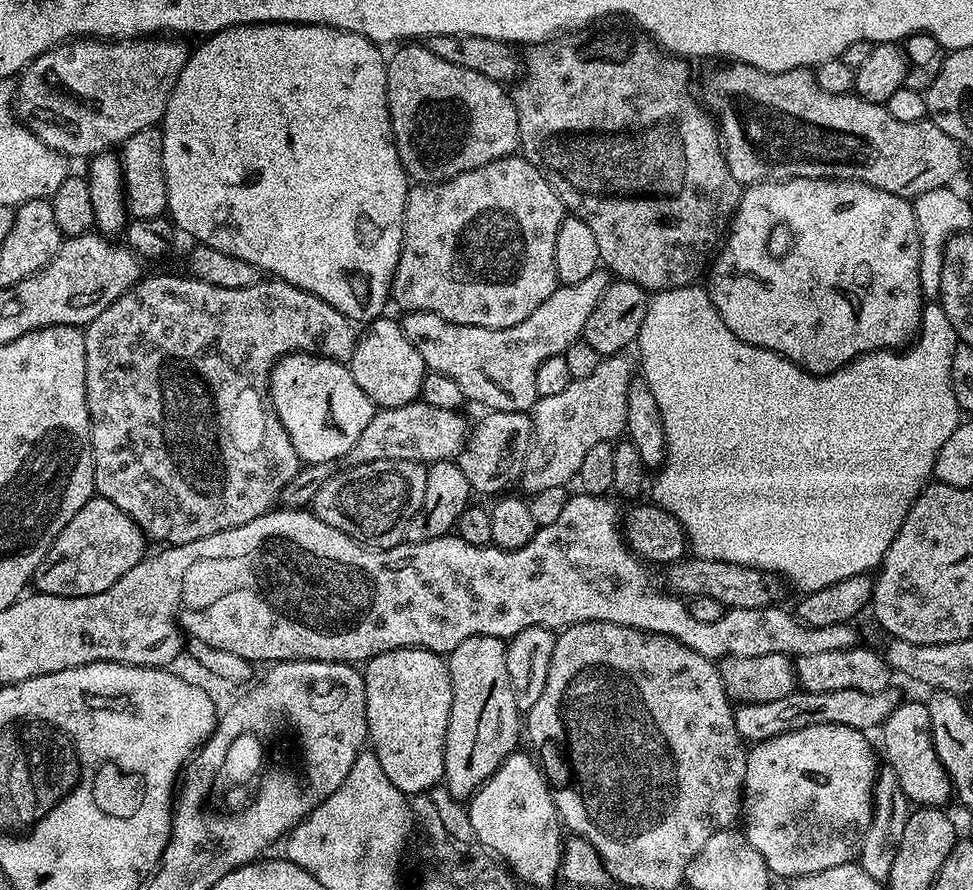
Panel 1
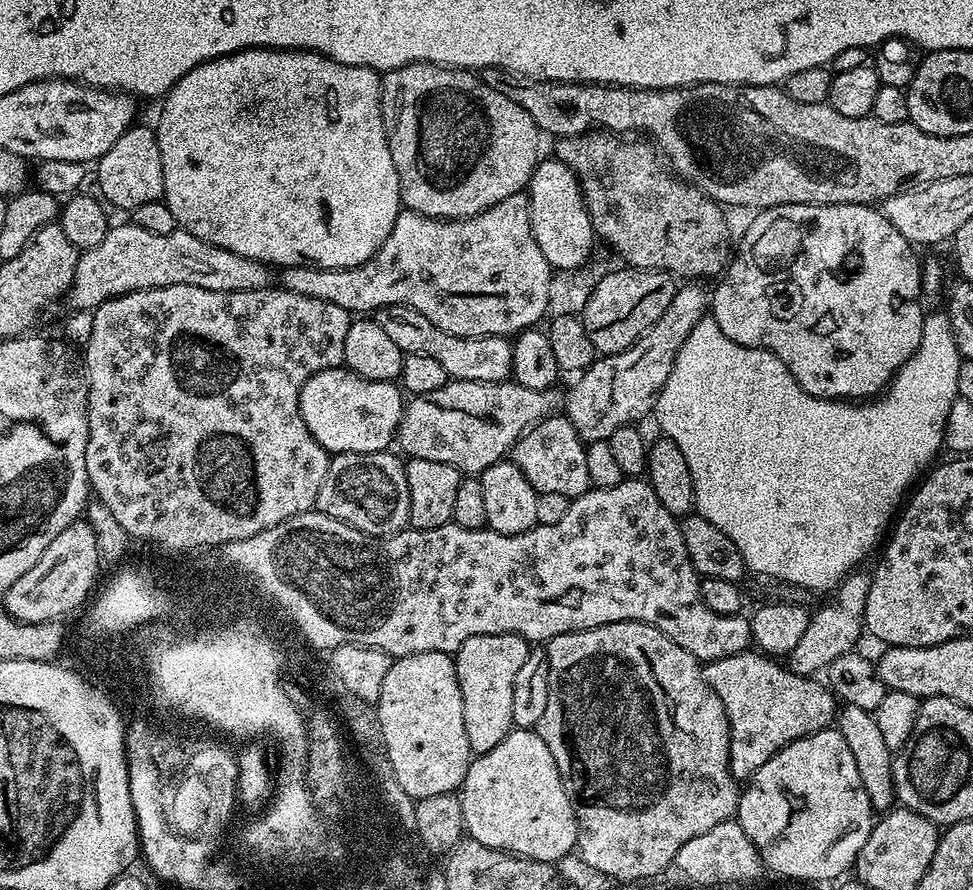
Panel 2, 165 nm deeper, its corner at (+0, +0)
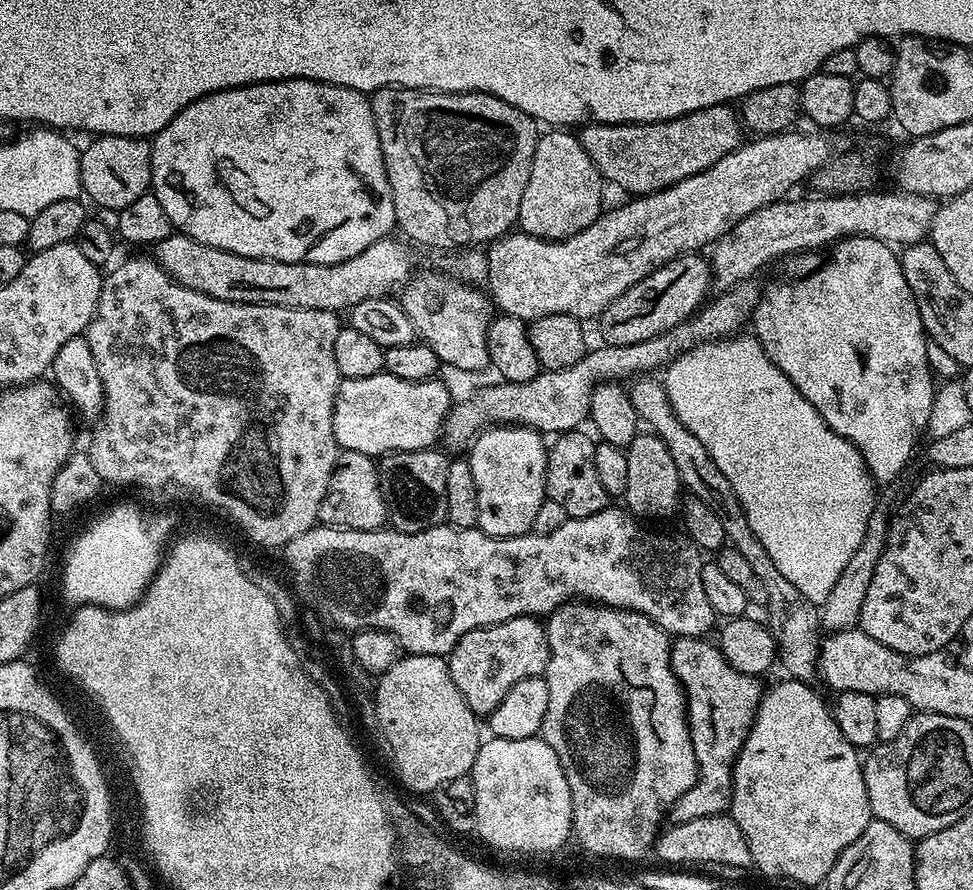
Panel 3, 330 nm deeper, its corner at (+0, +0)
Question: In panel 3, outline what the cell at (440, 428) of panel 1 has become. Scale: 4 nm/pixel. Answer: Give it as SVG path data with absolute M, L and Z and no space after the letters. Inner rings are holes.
M755 279L744 280L741 284L736 284L732 288L721 291L720 297L716 301L713 299L704 307L699 309L698 314L690 316L687 320L683 320L678 326L674 326L670 330L666 330L662 334L658 334L654 338L650 338L646 342L638 342L637 344L627 344L626 346L618 346L617 344L604 344L593 350L585 351L584 357L578 362L574 362L574 366L566 366L566 370L554 370L549 372L541 370L530 382L522 382L521 384L510 384L507 382L495 382L496 384L488 384L485 388L480 388L473 394L469 400L453 403L448 410L448 417L444 420L444 430L442 433L443 443L453 444L454 447L460 448L471 445L472 441L489 426L499 426L502 424L519 424L521 428L533 428L534 431L541 434L559 434L562 432L570 432L581 427L580 423L588 420L588 411L590 410L590 398L596 393L596 388L600 384L609 382L620 382L627 378L635 377L637 374L652 374L655 368L659 370L667 369L668 365L676 360L684 352L689 352L704 344L708 340L723 340L731 338L741 331L740 328L749 323L752 318L752 312L758 306L762 295L761 285L756 285Z

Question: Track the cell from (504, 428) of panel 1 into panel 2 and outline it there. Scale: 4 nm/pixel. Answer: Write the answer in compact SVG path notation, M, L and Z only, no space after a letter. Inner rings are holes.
M567 415L545 416L528 431L523 432L510 453L512 463L526 474L526 482L534 486L537 494L566 494L575 498L586 494L592 487L586 471L586 441L574 430Z

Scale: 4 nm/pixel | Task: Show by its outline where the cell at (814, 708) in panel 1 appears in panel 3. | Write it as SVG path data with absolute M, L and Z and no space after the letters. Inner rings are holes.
M678 636L671 641L672 653L670 662L678 679L680 687L684 689L686 701L686 719L690 738L694 746L694 758L698 762L698 778L682 798L673 804L670 809L672 824L690 822L694 818L710 818L711 816L725 815L732 806L732 768L736 765L738 754L748 737L748 731L752 729L752 723L756 718L756 711L760 706L762 695L761 681L750 674L742 674L734 670L715 643L711 639L698 636Z

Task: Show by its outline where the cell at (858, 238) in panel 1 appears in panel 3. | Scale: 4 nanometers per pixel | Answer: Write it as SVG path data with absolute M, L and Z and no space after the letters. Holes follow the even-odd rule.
M848 236L845 240L837 240L831 245L831 252L832 257L825 264L818 265L809 276L800 276L797 280L784 280L781 284L765 287L758 306L752 312L750 328L760 345L766 350L770 362L774 362L774 366L778 366L778 370L782 370L782 374L786 374L786 378L794 382L794 386L808 399L810 406L814 406L814 410L822 414L826 426L830 426L830 430L834 430L839 436L849 440L860 451L873 481L881 485L882 483L888 484L891 480L898 479L904 467L911 462L912 451L915 450L920 435L922 437L925 435L928 426L930 408L937 389L937 385L932 384L934 373L928 364L926 354L929 339L922 326L922 318L918 314L918 302L914 302L914 294L906 282L906 274L902 274L900 257L889 245L869 236Z

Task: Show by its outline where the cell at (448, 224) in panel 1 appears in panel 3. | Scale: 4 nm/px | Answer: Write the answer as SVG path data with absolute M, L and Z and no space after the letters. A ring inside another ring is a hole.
M440 272L413 275L399 293L398 303L406 318L414 322L417 337L438 354L441 365L449 364L460 372L480 372L489 367L486 334L494 305L479 287L457 280Z

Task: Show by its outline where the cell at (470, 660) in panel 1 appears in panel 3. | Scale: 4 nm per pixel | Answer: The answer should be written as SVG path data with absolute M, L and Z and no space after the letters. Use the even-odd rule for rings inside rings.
M534 616L510 618L506 622L470 630L446 659L450 678L454 678L454 686L462 690L466 706L470 706L477 717L484 718L496 709L506 694L510 694L514 682L544 675L548 665L548 629Z

